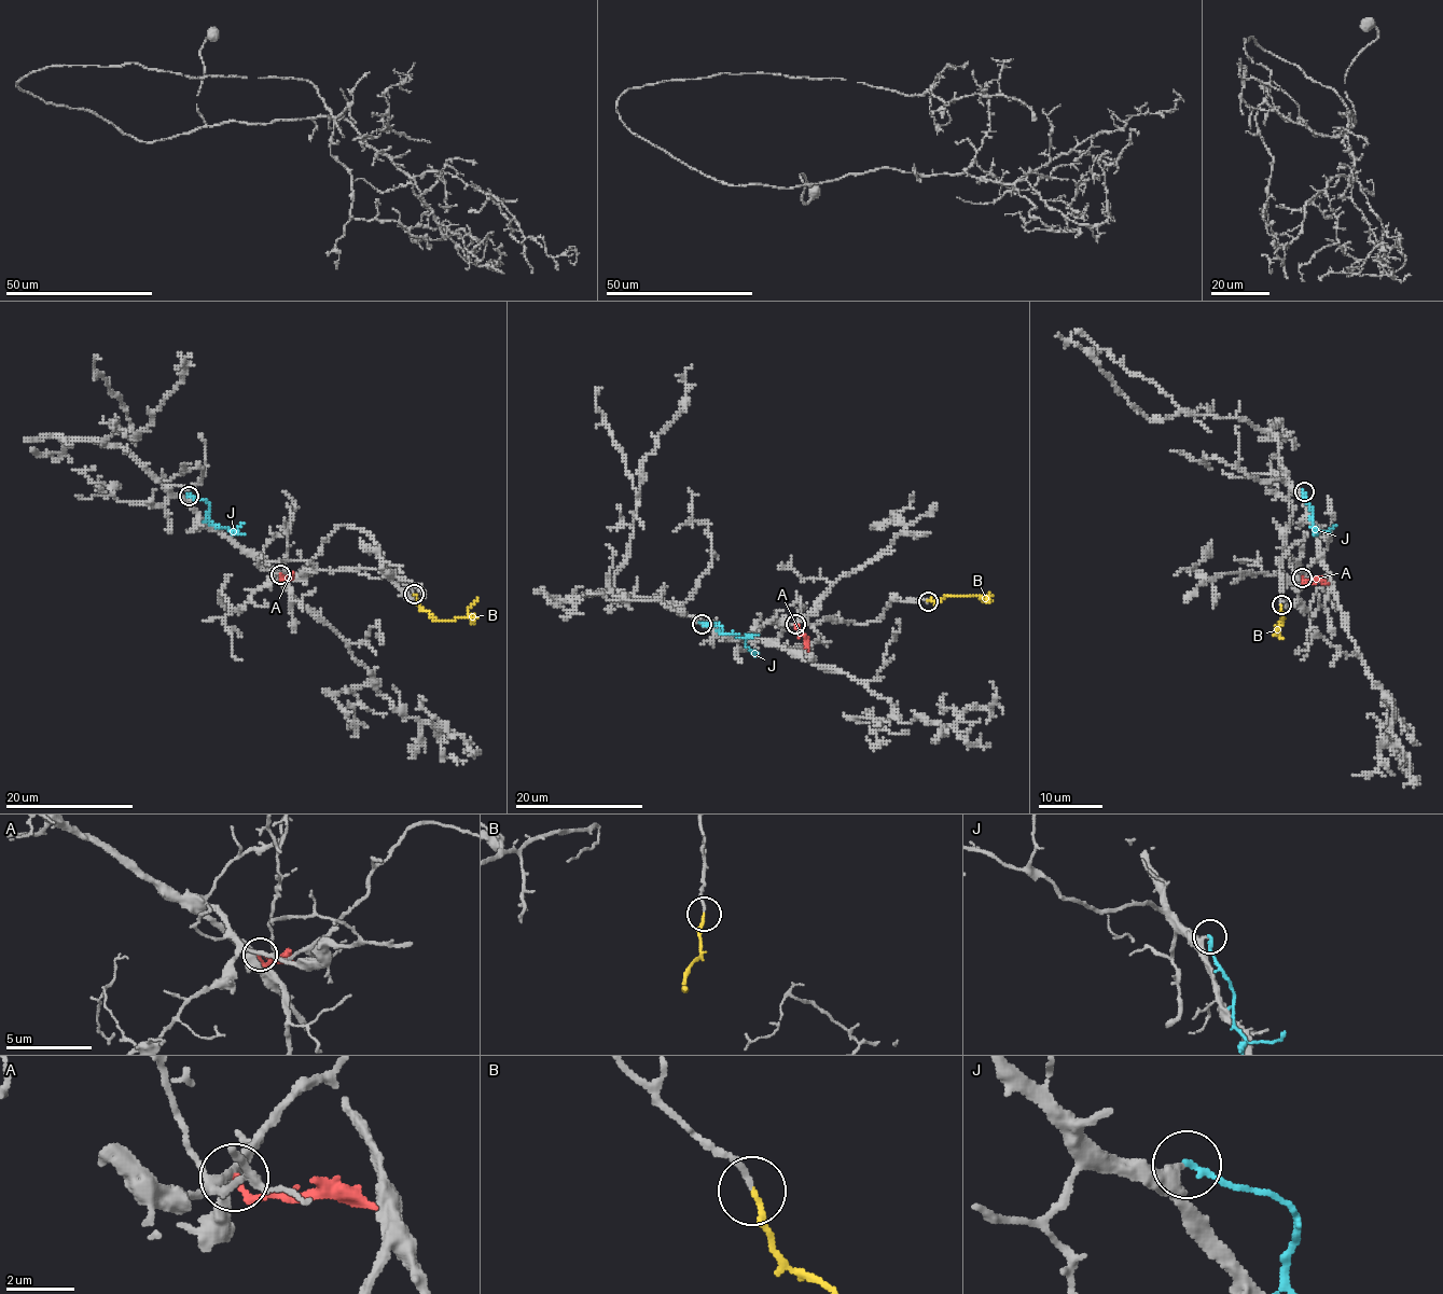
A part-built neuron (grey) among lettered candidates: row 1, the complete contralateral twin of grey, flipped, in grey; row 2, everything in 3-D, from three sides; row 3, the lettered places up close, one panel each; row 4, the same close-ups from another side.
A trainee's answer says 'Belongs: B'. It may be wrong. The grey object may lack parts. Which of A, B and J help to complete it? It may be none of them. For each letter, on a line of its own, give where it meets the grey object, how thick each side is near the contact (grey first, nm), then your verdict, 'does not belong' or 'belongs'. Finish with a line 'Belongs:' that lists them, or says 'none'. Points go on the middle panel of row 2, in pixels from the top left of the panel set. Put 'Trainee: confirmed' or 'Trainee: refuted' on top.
Trainee: confirmed
A: (795, 624) | 200/180 nm | does not belong
B: (928, 601) | 150/170 nm | belongs
J: (702, 624) | 240/190 nm | does not belong
Belongs: B

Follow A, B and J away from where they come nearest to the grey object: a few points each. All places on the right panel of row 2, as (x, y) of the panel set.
A: (1301, 578), (1329, 583)
B: (1281, 603), (1281, 615), (1274, 631), (1284, 612)
J: (1303, 492), (1313, 525), (1319, 530), (1329, 531), (1335, 525)

